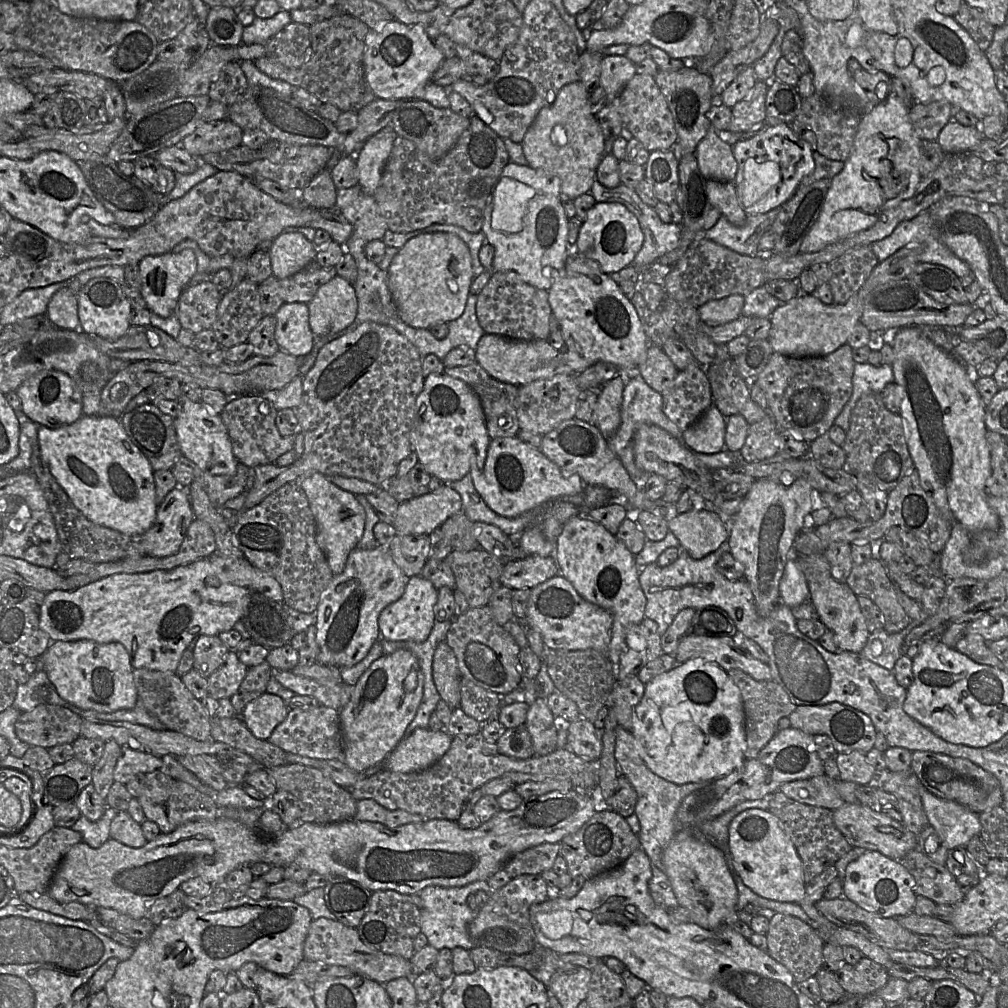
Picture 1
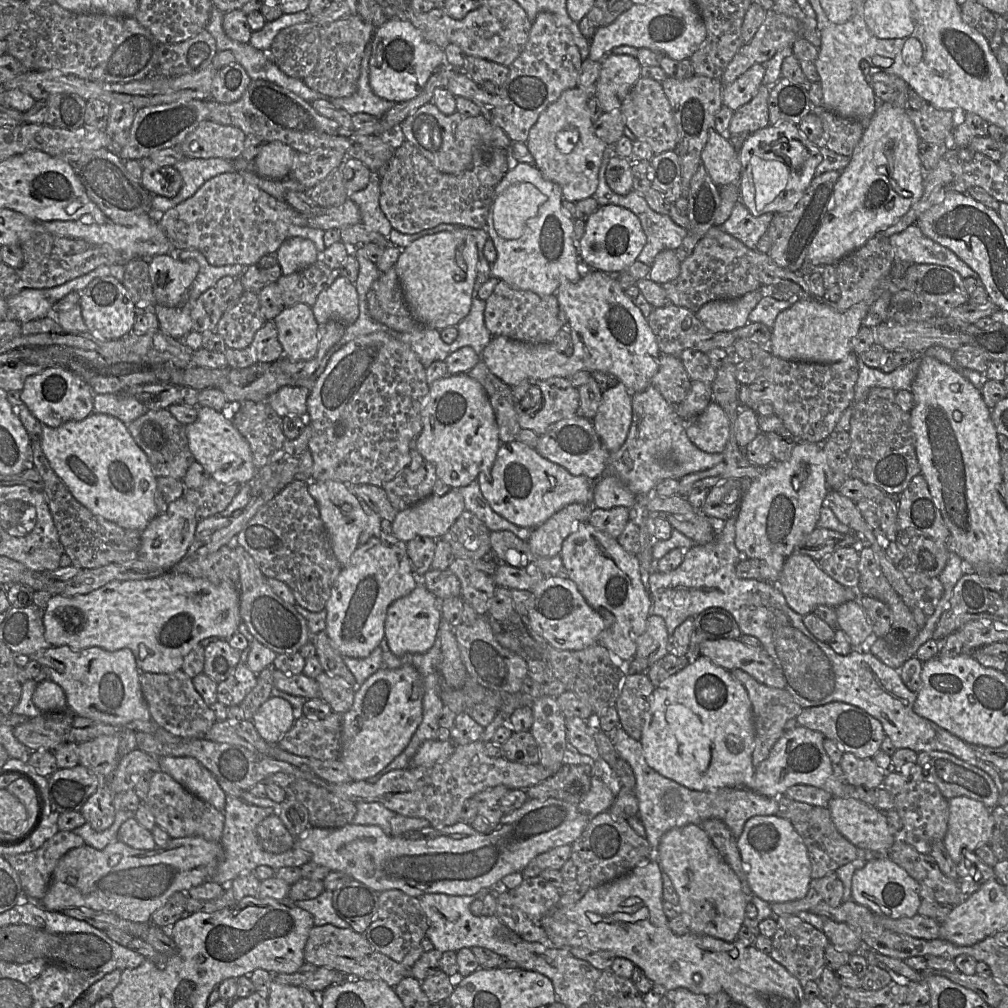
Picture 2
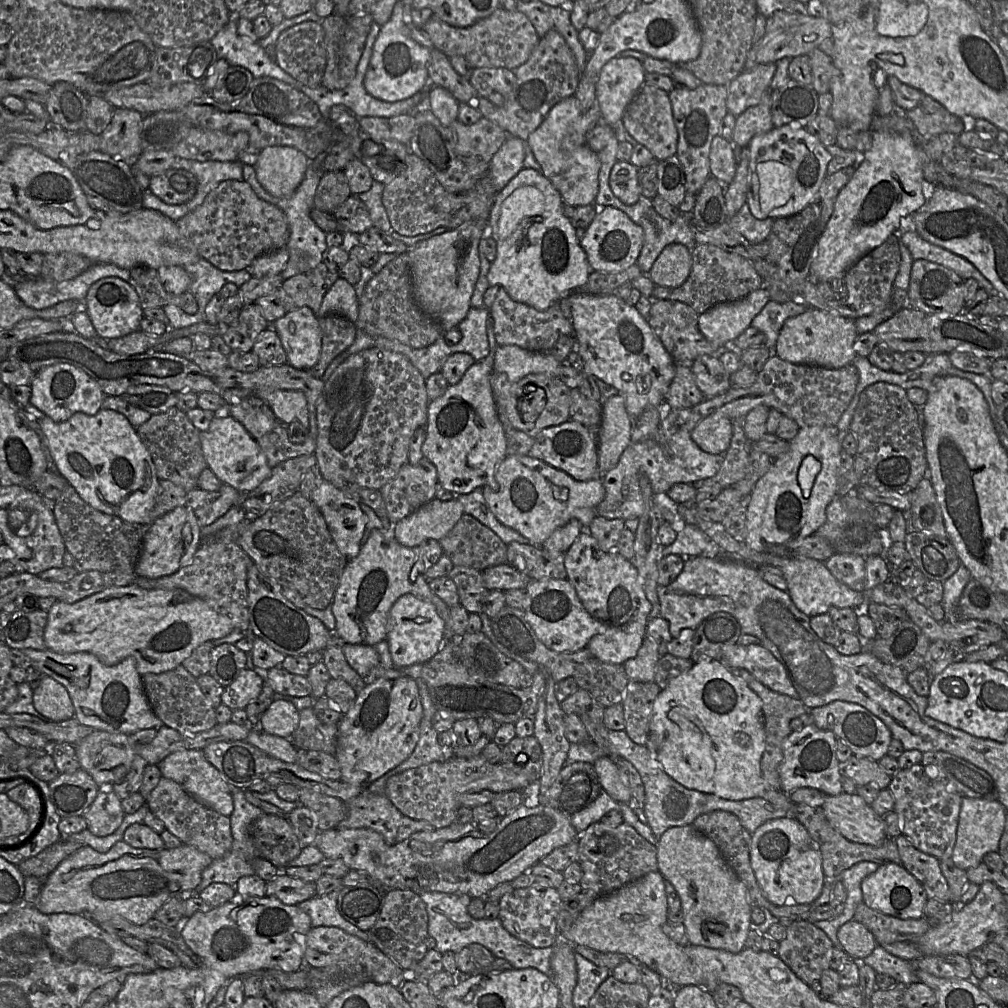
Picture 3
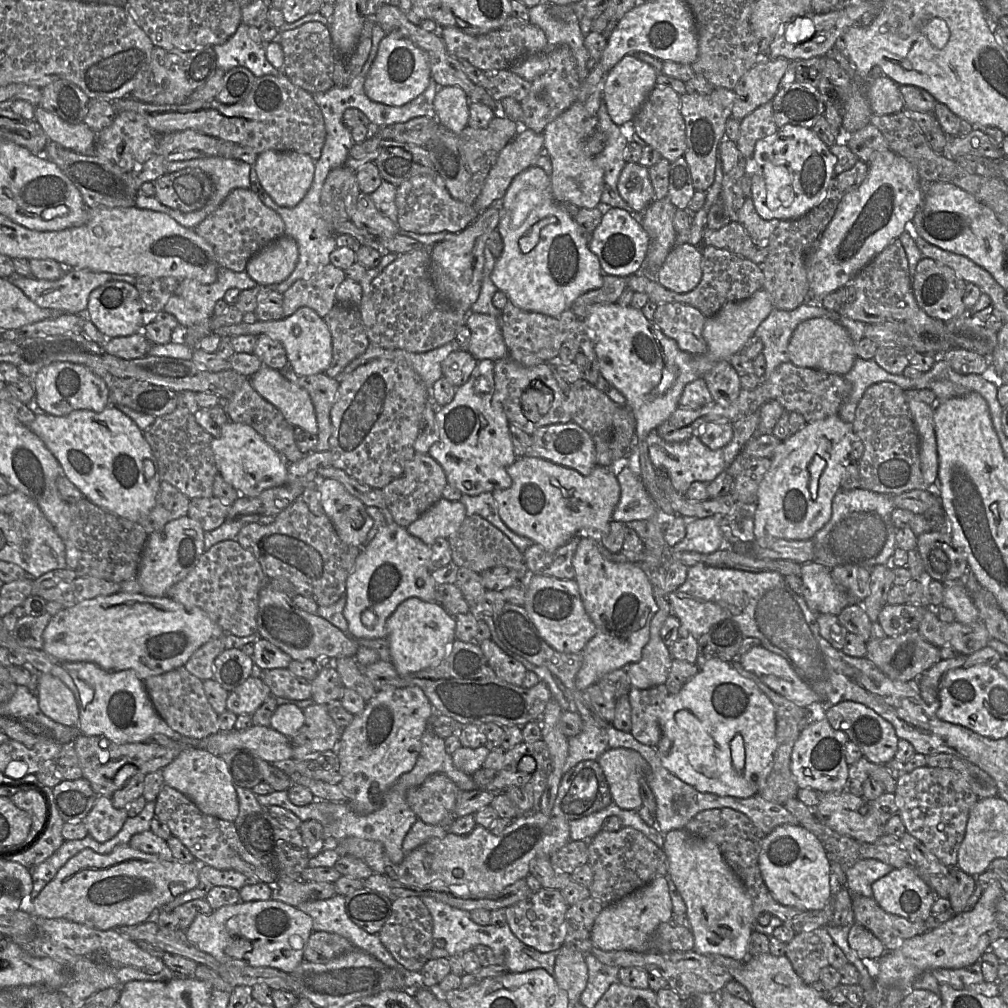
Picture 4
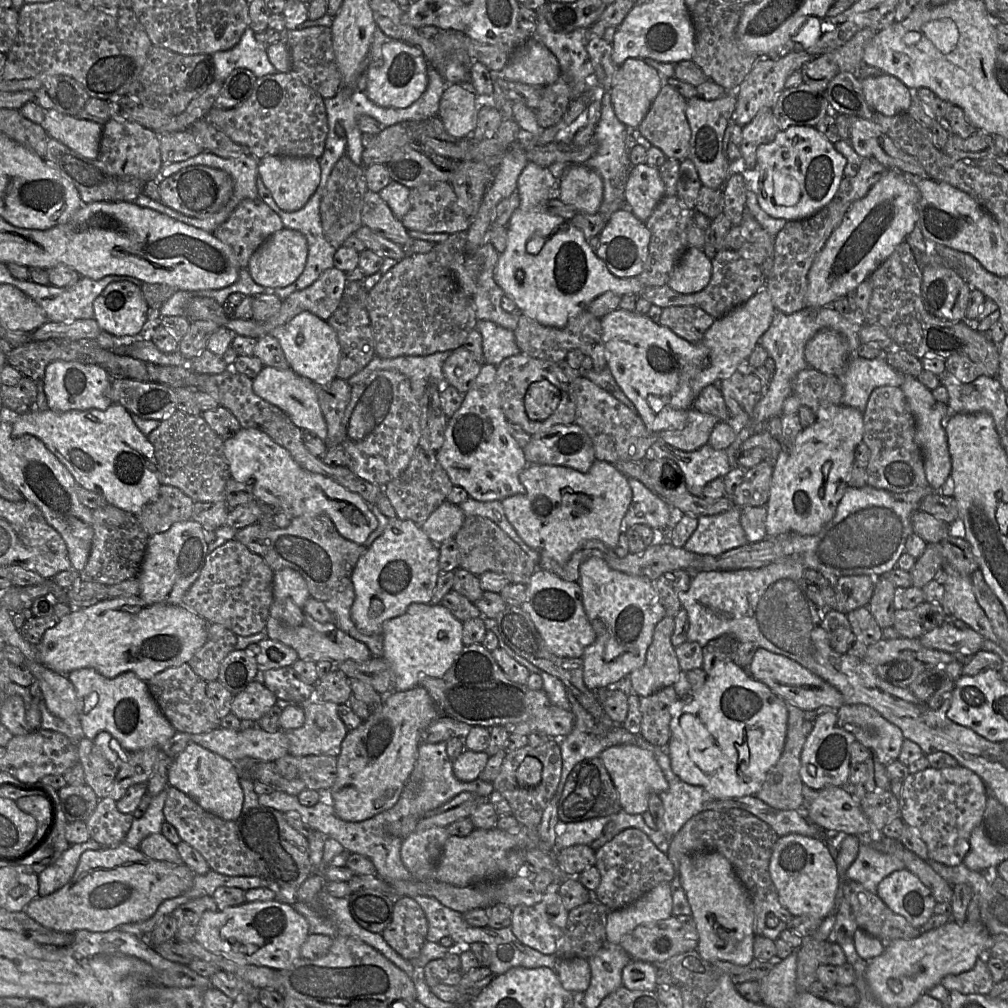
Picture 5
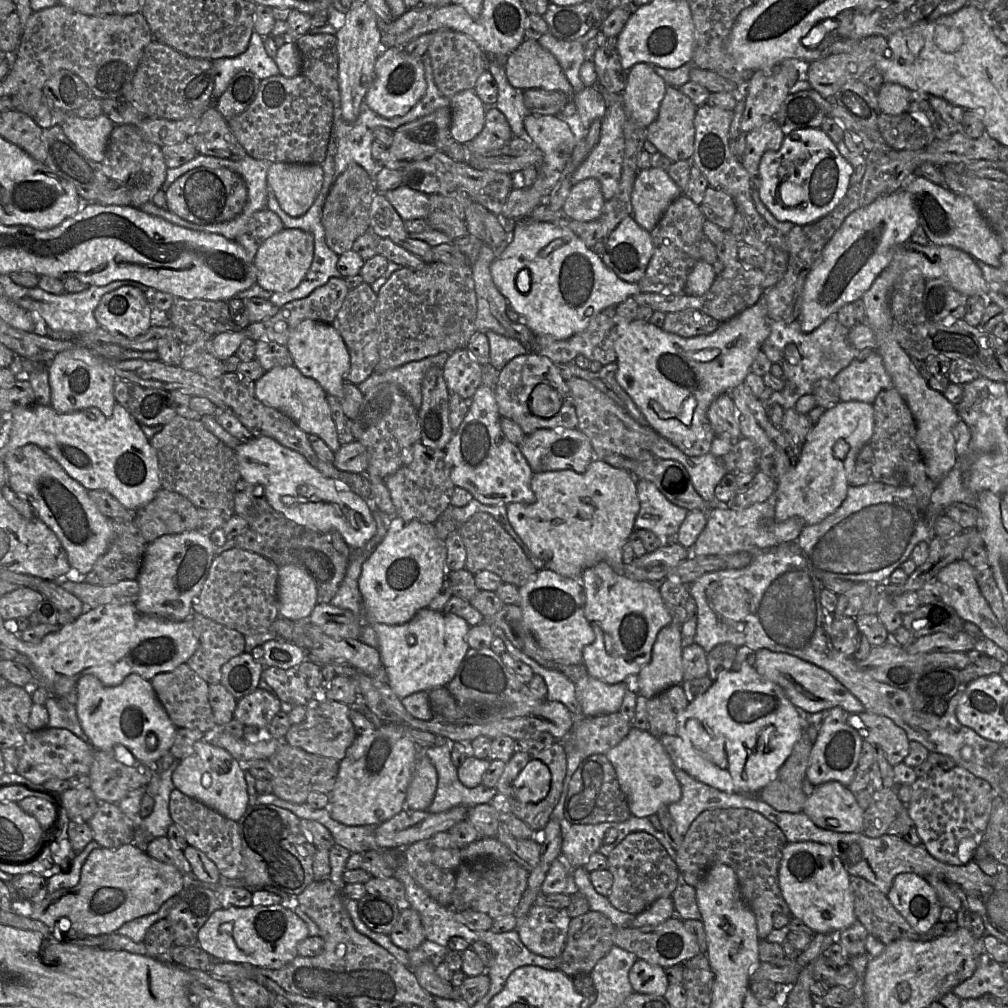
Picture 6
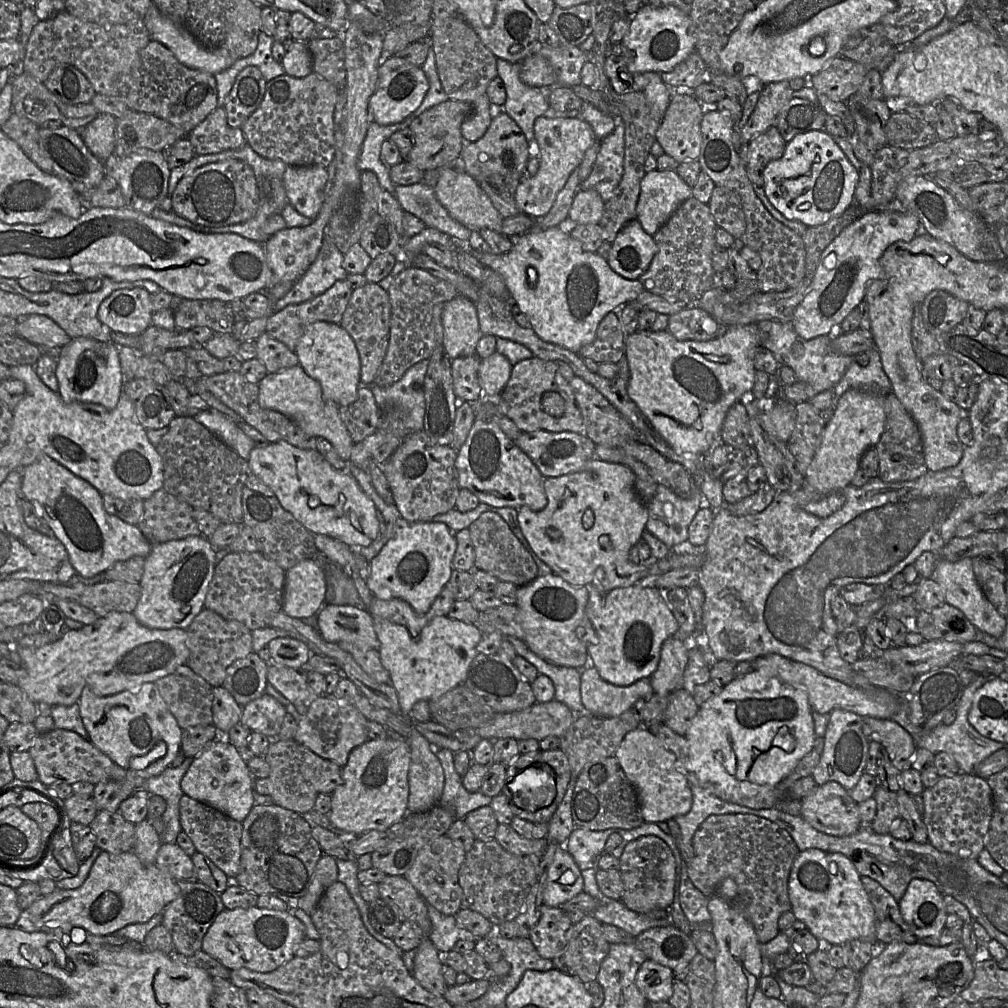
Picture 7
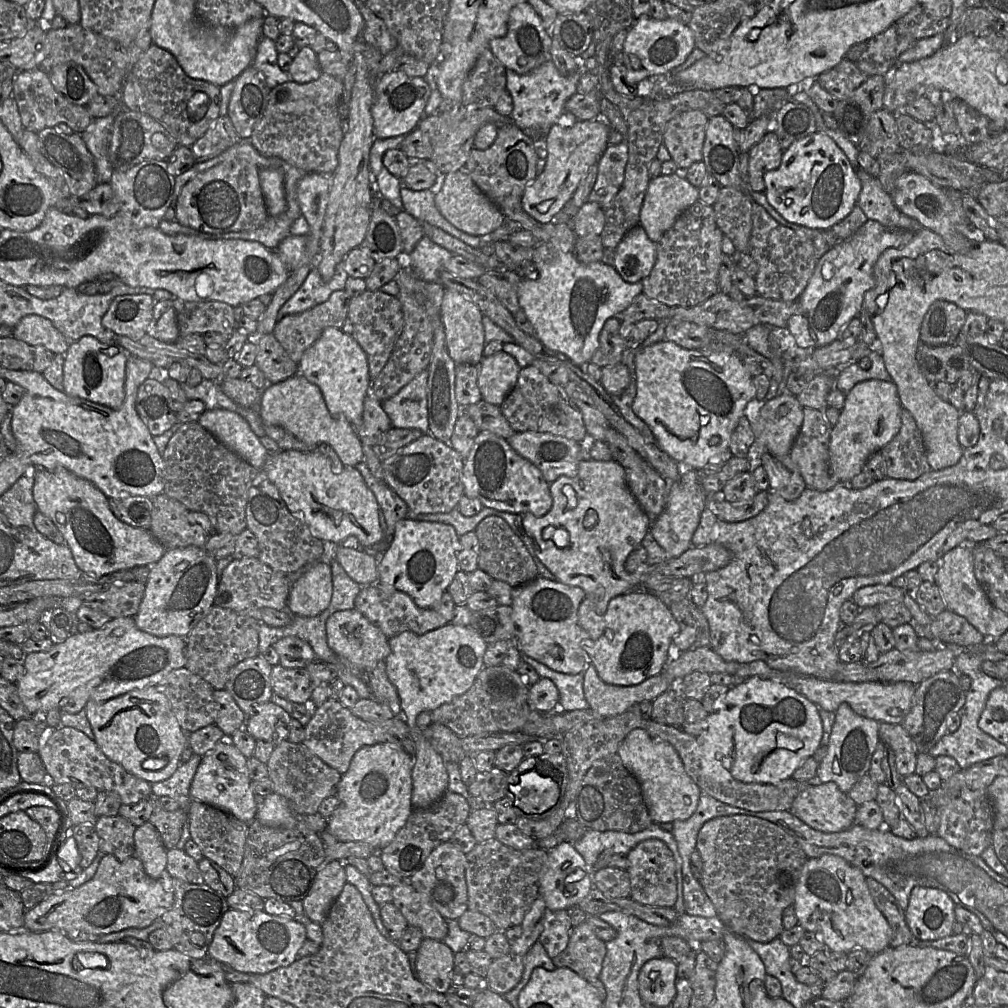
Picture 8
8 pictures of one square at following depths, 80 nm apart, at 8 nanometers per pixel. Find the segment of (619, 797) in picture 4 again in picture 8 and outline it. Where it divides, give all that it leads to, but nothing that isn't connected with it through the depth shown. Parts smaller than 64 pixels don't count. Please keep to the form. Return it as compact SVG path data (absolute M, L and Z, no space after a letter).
M638 728L628 734L617 754L625 768L639 781L644 802L655 824L684 821L694 814L702 792L687 774L671 744L655 740L643 728Z

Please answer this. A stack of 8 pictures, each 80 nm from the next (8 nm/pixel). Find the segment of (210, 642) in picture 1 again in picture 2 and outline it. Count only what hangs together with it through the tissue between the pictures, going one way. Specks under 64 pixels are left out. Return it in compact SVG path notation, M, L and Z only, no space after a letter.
M217 639L204 648L203 674L217 683L229 678L241 661L240 651L232 648L227 640Z

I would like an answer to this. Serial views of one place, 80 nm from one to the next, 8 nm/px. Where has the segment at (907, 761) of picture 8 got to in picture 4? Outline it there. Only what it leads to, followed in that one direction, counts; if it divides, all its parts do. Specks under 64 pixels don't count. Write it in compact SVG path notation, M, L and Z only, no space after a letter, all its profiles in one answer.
M851 701L840 702L826 710L825 718L834 730L842 731L868 761L885 765L894 759L899 741L894 727L867 706Z

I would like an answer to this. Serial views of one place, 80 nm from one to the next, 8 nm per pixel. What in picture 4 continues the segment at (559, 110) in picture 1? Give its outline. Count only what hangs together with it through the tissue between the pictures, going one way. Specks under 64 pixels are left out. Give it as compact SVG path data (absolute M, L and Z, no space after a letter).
M579 101L572 103L567 110L543 130L543 150L551 159L550 182L556 201L569 202L578 208L592 209L600 206L603 191L603 171L595 162L595 157L589 157L581 150L583 123L586 117L583 103Z

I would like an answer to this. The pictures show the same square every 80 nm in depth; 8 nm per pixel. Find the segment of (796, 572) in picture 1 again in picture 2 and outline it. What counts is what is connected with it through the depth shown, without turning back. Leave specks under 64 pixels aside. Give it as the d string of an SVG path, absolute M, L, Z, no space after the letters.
M794 552L785 560L778 579L778 588L788 606L801 616L812 613L813 609L820 605L835 608L845 602L859 600L855 588L839 584L824 572L818 561L798 552Z

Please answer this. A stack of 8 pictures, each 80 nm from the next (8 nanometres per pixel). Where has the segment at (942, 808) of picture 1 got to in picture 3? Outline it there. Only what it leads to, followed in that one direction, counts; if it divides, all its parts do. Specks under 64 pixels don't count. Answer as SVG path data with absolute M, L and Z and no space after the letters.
M964 797L959 814L957 838L951 856L955 865L966 871L977 867L983 861L985 854L997 852L1006 818L1006 809L998 800Z

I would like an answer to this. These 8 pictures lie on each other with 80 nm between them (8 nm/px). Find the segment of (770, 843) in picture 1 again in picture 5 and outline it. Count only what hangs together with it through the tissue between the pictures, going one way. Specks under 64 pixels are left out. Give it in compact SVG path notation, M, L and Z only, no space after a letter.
M789 834L779 837L769 863L769 872L777 890L779 901L793 916L810 915L824 919L835 911L836 894L839 886L837 864L822 838Z

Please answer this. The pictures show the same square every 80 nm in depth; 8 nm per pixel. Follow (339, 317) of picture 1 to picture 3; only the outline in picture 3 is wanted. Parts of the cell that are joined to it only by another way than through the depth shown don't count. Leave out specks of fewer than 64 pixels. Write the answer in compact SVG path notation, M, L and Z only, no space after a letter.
M339 277L324 295L319 311L317 312L317 317L339 314L352 322L356 322L358 311L359 300L354 286Z

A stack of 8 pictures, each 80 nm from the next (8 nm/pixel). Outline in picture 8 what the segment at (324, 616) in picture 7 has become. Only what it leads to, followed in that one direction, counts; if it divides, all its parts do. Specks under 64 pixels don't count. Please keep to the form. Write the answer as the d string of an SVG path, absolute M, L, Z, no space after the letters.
M357 609L342 610L331 614L326 621L328 646L340 659L346 659L356 667L372 669L390 653L388 638Z

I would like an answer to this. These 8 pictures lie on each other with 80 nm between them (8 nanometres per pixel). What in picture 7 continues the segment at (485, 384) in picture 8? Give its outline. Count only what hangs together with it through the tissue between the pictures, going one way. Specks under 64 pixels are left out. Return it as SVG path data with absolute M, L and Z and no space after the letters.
M498 352L480 359L478 381L484 398L497 399L500 396L510 379L512 367L508 358Z

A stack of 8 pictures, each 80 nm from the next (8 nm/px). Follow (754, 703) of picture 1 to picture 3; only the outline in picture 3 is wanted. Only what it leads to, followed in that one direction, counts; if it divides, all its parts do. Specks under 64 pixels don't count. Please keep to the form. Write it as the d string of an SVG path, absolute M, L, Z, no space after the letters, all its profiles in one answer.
M731 669L733 675L742 678L749 688L754 691L762 700L763 723L765 730L765 750L761 758L761 772L765 781L775 790L781 791L779 768L783 760L783 743L792 733L790 722L801 717L806 712L806 707L798 698L792 698L774 692L760 683L748 671L744 669Z

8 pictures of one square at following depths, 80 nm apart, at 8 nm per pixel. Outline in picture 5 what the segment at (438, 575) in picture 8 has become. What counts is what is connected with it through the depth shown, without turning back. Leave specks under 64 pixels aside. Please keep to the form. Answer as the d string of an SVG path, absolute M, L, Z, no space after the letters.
M389 519L383 533L359 558L350 576L355 593L350 615L357 630L382 634L383 623L403 615L410 604L428 604L439 573L439 544L434 544L411 520Z

